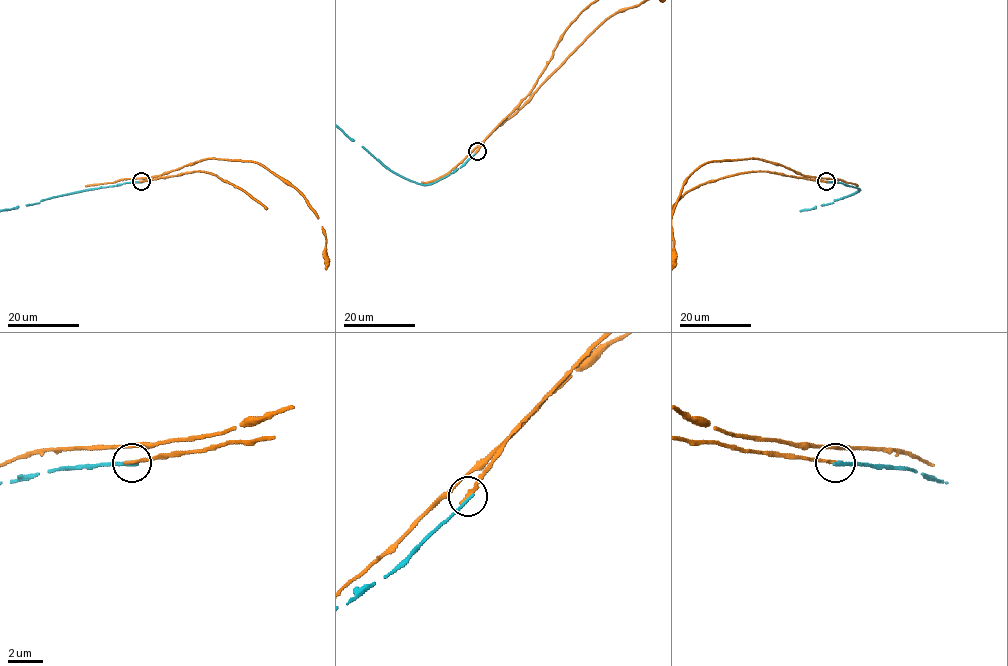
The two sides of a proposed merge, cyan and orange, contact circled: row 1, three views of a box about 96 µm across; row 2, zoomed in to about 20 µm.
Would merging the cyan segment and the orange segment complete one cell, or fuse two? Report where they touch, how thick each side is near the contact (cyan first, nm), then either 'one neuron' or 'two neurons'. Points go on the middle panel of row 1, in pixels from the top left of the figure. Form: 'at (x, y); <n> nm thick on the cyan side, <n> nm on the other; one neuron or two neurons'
at (477, 151); 200 nm thick on the cyan side, 200 nm on the other; two neurons

